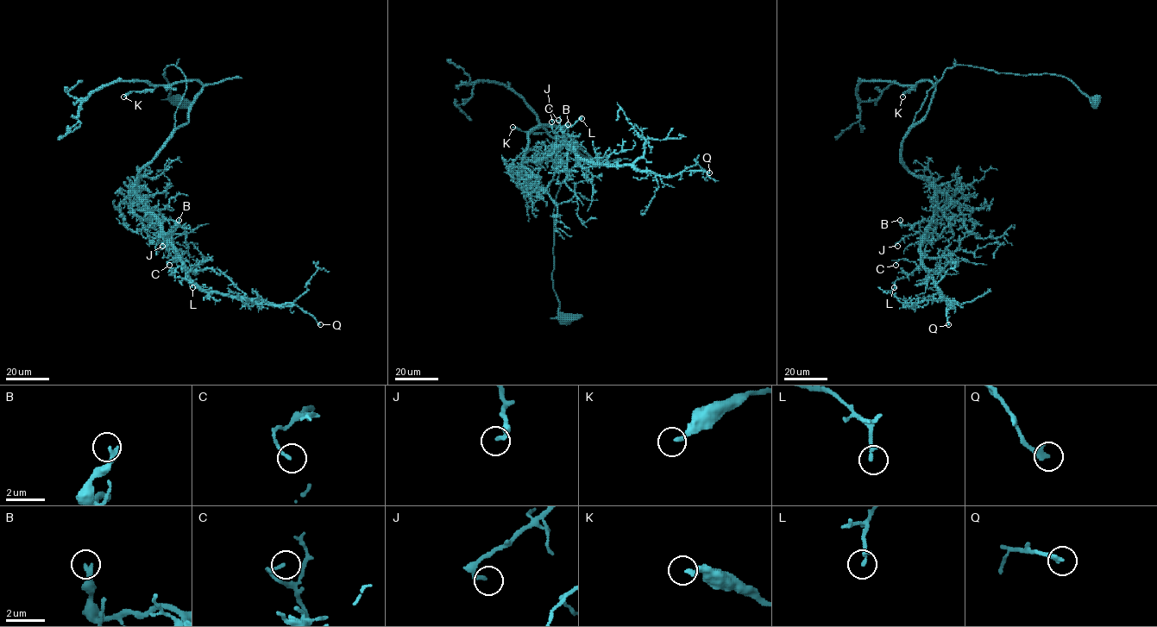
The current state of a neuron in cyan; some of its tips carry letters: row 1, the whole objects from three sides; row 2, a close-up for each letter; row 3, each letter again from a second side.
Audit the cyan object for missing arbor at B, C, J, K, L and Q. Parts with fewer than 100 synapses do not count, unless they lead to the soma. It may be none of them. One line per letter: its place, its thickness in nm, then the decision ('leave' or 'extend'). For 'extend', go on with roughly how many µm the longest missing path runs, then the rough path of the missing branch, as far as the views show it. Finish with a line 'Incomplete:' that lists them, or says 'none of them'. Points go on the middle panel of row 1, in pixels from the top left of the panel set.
B: at (568, 124); 280 nm thick; leave
C: at (558, 120); 150 nm thick; leave
J: at (551, 122); 200 nm thick; leave
K: at (512, 127); 240 nm thick; leave
L: at (581, 118); 180 nm thick; leave
Q: at (709, 172); 280 nm thick; leave
Incomplete: none of them

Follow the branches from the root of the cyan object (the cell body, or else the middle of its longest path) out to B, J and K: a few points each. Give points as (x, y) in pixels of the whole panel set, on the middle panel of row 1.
B: (565, 318), (553, 212), (575, 153), (541, 126), (525, 156), (561, 148), (568, 124)
J: (565, 318), (552, 285), (553, 212), (575, 153), (556, 127), (541, 126), (525, 159), (550, 153), (551, 122)
K: (565, 318), (552, 279), (556, 200), (575, 164), (563, 133), (591, 158), (545, 133), (512, 127)

